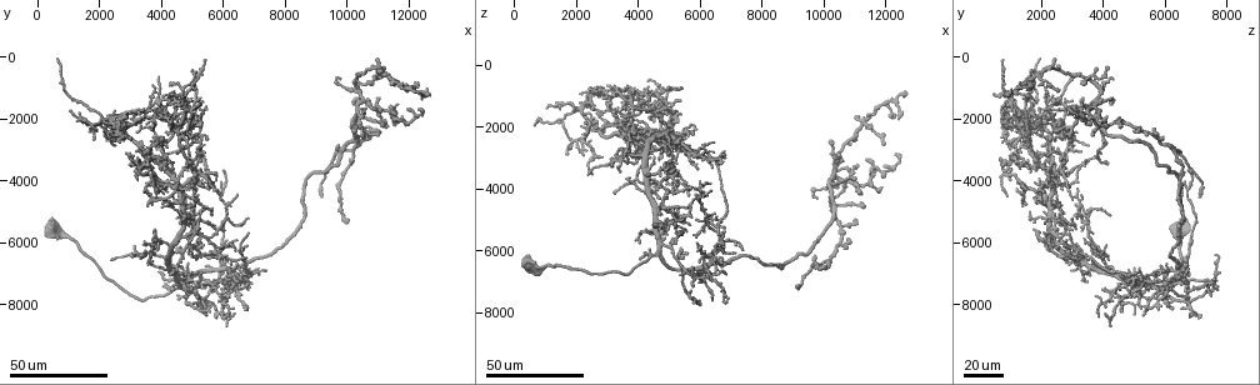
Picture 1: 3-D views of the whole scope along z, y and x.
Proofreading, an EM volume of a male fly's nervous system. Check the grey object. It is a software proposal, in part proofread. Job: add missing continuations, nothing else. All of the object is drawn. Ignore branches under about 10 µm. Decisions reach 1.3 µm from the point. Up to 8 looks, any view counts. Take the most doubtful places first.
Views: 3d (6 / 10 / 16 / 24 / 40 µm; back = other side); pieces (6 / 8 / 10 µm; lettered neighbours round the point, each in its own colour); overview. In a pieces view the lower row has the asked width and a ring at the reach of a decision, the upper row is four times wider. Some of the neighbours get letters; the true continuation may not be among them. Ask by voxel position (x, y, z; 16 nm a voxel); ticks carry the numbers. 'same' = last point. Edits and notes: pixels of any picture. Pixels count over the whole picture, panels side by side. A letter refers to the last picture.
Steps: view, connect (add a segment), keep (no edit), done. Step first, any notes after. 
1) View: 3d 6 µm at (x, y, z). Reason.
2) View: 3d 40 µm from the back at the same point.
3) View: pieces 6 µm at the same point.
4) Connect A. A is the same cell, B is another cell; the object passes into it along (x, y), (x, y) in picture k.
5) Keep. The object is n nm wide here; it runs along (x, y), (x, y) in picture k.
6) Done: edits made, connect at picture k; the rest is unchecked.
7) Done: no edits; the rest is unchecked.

View: 3d 24 µm at (12400, 1400, 1800). Tapers out.

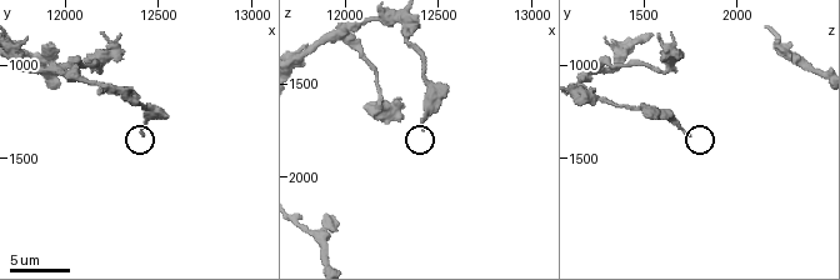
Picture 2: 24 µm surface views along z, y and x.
View: pieces 10 µm at (12420, 1360, 1740). What lies round it.

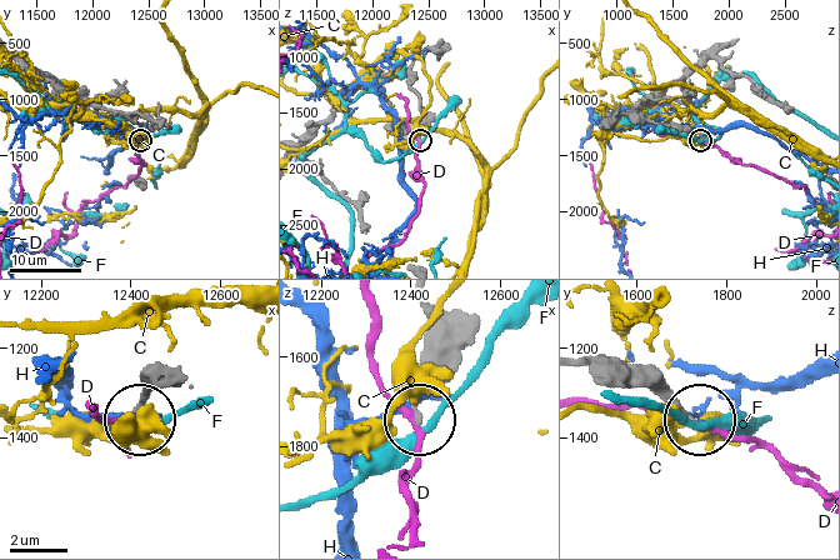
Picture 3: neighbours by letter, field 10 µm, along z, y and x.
Keep. The object is 180 nm wide here; C, D, F and H are other cells; none of them fits.

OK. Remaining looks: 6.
View: 3d 24 µm at (9800, 700, 4200). End of a long branch.

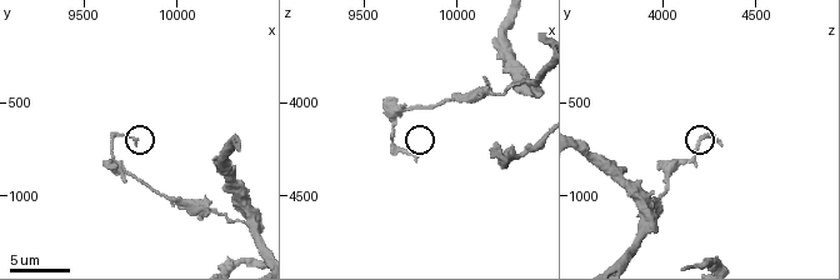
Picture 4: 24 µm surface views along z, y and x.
View: pieces 6 µm at (9780, 700, 4300). See the neighbours.

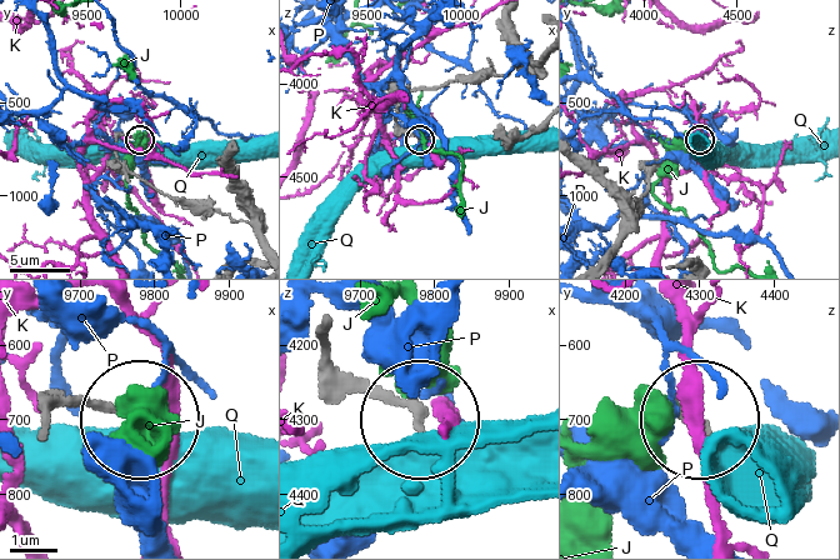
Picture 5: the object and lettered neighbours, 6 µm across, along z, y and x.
Keep. The object is 180 nm wide here; J, K, P and Q are other cells; it runs along (326, 324), (334, 364), (414, 420) in picture 5; none of them fits.

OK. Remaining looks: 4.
View: 3d 40 µm at (9100, 4500, 7100). End of a long branch.

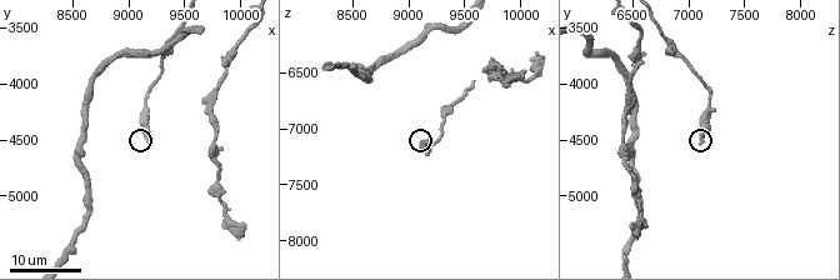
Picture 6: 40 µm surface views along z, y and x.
View: 3d 10 µm at (9200, 4520, 7120).

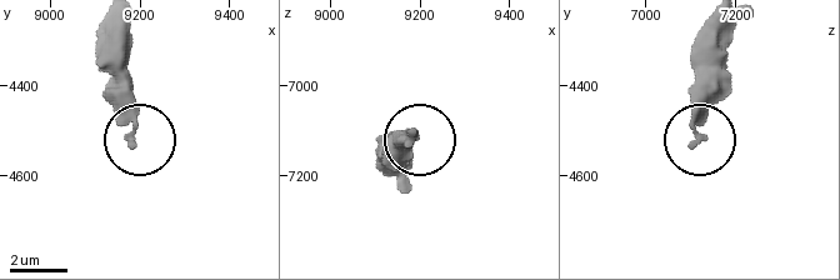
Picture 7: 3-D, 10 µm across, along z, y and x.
View: pieces 8 µm at (9180, 4535, 7105).

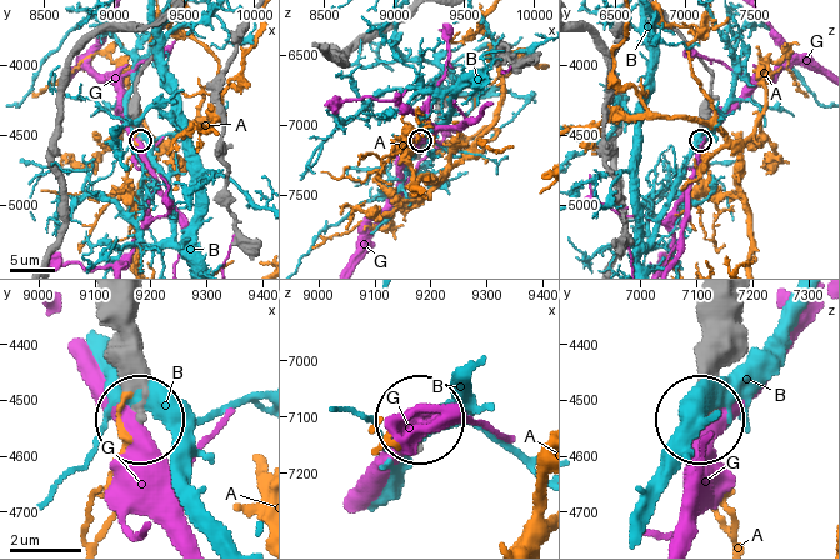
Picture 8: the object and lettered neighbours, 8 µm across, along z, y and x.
Keep. A, B and G are other cells; no lettered segment goes on from it.

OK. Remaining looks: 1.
Done: no edits; the rest is unchecked.

